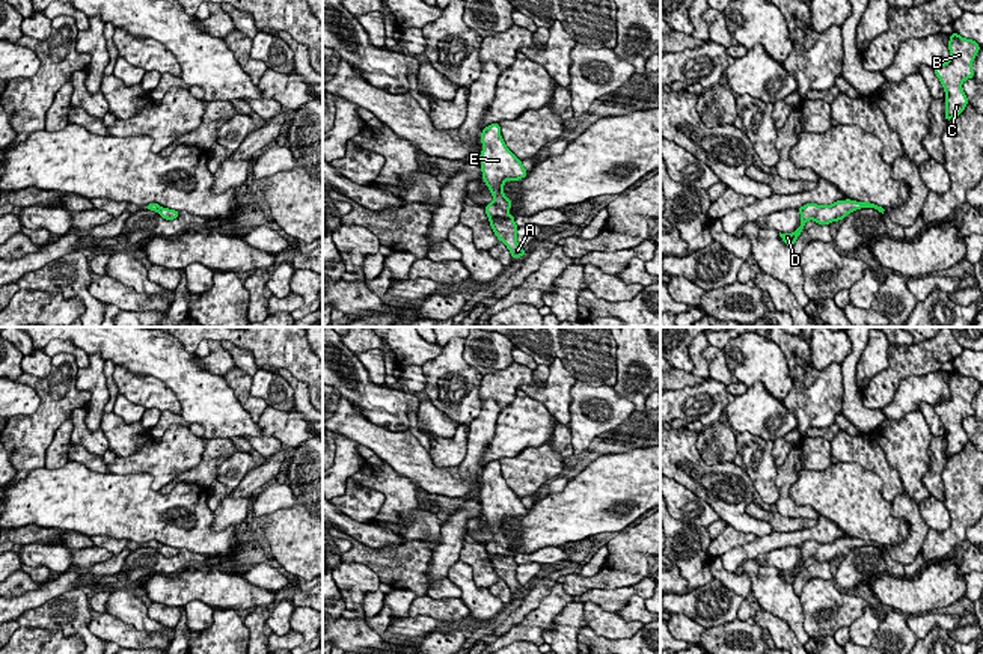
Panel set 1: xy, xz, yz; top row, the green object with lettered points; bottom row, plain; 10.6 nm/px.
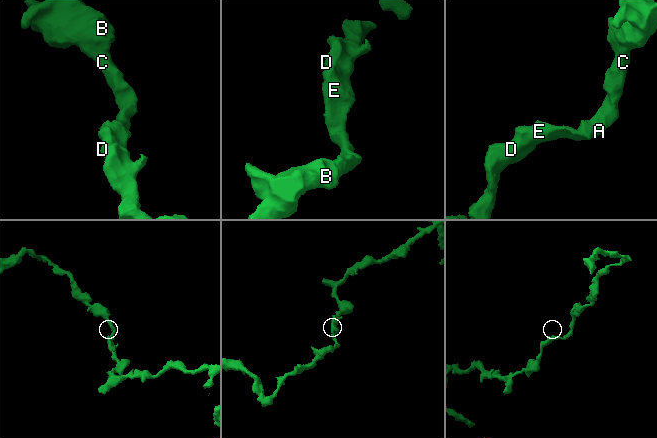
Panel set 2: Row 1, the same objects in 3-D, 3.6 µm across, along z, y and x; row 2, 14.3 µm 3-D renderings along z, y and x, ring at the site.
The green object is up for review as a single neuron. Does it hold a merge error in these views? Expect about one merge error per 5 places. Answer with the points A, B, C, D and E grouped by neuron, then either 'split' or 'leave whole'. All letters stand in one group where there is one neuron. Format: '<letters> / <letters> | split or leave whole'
A B C D E | leave whole

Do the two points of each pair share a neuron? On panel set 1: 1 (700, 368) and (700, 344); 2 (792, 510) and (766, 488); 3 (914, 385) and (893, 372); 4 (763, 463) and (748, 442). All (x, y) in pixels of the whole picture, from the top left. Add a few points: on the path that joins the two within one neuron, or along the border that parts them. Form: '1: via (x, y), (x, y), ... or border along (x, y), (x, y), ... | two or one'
1: via (700, 362), (698, 350) | one
2: border along (777, 469), (775, 487), (778, 499), (774, 504) | two
3: border along (938, 369), (905, 377), (894, 397), (882, 407) | two
4: via (759, 458), (748, 446) | one

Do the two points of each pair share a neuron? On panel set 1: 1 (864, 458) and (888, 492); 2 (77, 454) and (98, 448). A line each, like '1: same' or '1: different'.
1: same
2: different

